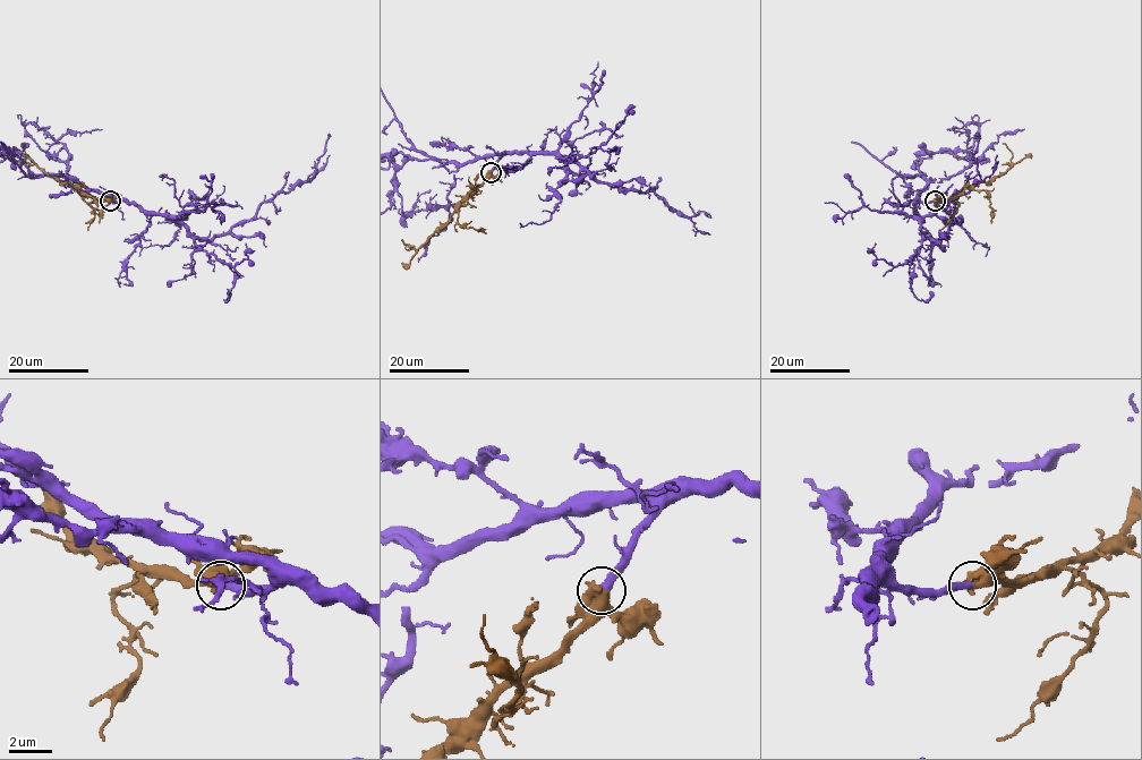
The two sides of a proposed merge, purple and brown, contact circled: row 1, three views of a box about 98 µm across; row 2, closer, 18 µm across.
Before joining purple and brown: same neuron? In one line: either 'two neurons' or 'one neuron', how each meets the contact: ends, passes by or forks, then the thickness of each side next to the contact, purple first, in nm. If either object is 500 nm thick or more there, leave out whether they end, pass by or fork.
one neuron | 360/750 nm

